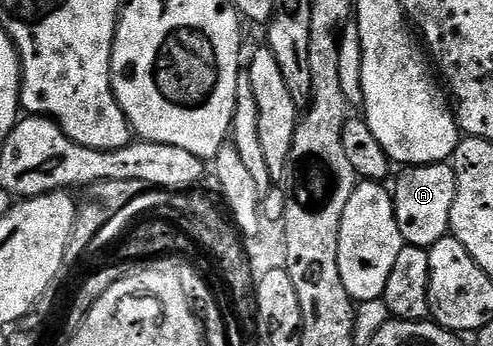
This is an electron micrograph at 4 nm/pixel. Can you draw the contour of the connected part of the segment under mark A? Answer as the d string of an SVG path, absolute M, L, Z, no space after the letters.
M432 162L426 166L410 166L400 172L397 187L392 187L391 193L401 241L410 246L434 246L450 233L451 208L457 195L453 167L449 162Z

